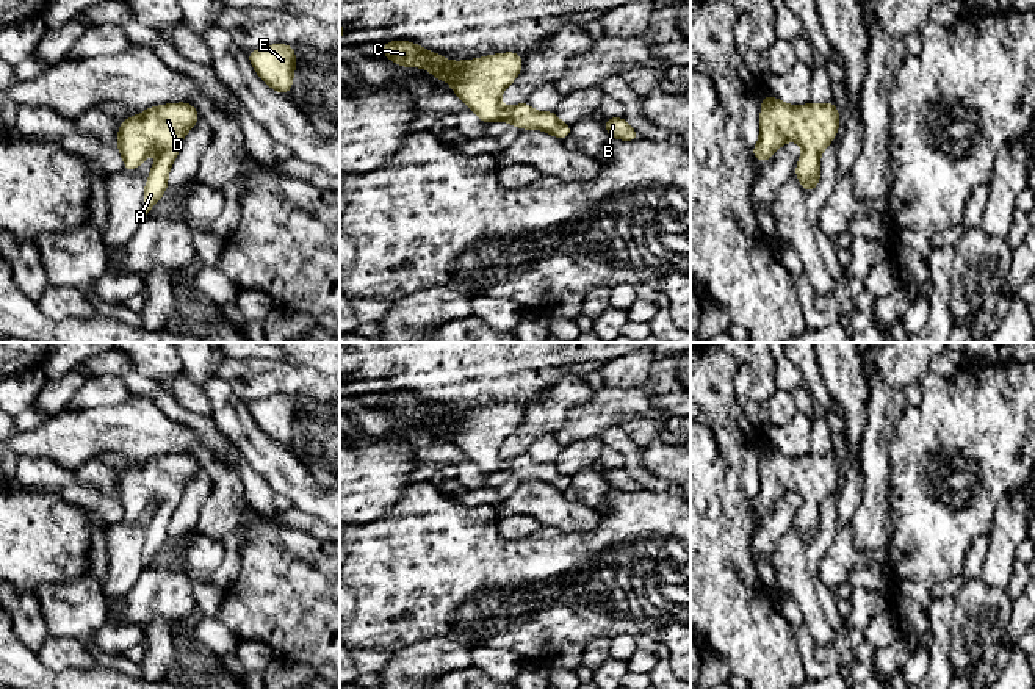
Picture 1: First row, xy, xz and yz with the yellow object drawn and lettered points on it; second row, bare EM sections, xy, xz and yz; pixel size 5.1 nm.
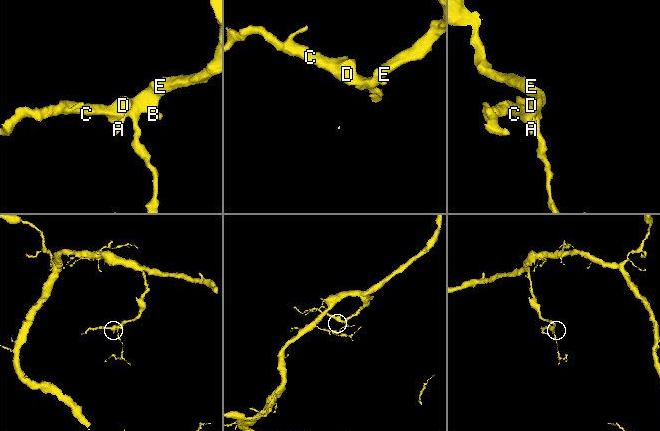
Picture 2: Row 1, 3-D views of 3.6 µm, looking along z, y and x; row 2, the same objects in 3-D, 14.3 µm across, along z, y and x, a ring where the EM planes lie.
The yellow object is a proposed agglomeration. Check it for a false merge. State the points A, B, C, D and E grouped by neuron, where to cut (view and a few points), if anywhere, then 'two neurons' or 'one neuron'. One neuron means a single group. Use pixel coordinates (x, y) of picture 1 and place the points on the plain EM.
A B C D E | no cut | one neuron

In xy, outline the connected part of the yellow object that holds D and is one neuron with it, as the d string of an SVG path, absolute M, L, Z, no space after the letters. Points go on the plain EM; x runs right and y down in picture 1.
M182 453L150 457L141 465L119 473L117 501L124 509L124 521L135 521L152 501L160 503L146 532L144 565L168 540L168 526L180 504L182 489L197 471L197 460L191 454Z

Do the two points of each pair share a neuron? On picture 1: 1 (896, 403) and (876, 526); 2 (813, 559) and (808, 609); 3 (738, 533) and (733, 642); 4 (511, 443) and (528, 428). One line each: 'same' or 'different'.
1: same
2: different
3: same
4: same

